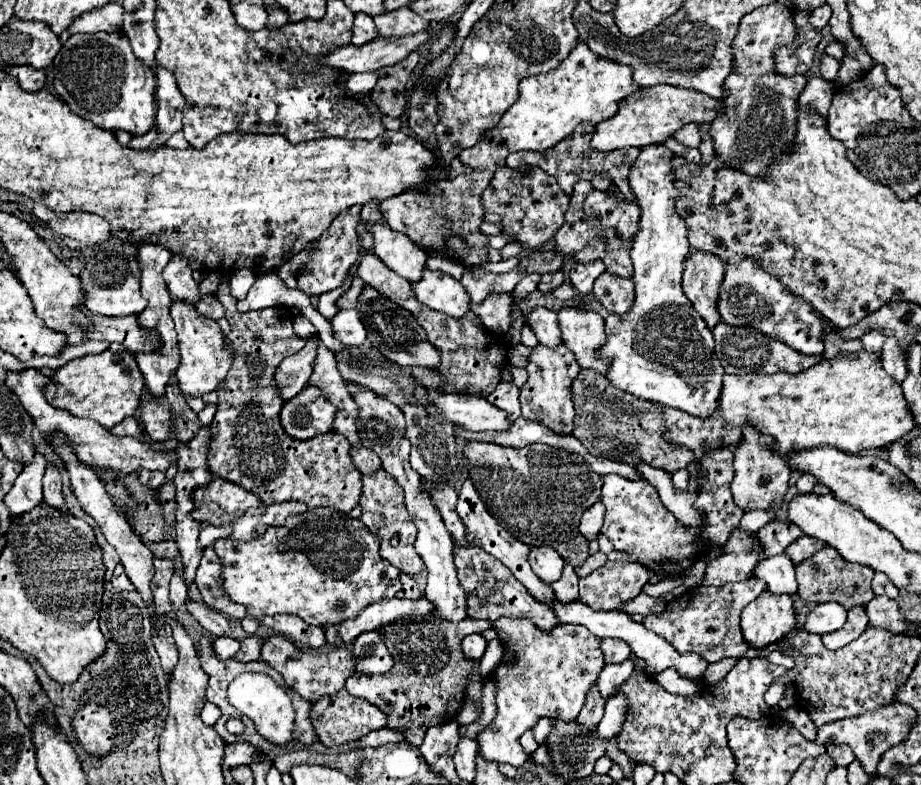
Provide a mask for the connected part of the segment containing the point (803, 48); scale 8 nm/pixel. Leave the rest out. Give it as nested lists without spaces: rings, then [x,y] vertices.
[[[795,10],[793,22],[797,28],[797,36],[793,42],[779,46],[775,56],[775,70],[781,76],[807,74],[813,64],[815,46],[821,40],[821,32],[809,24],[811,10]]]

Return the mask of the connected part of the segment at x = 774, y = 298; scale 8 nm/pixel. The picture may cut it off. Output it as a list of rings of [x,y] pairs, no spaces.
[[[743,260],[741,264],[725,264],[725,280],[723,290],[719,296],[719,314],[725,324],[731,326],[751,326],[761,330],[763,334],[789,344],[793,350],[807,354],[807,356],[821,356],[823,354],[823,332],[825,322],[811,304],[801,300],[799,296],[791,294],[777,278],[769,276],[759,268],[753,260]]]

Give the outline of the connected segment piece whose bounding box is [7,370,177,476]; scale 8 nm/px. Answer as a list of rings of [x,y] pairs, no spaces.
[[[25,370],[21,374],[7,374],[7,386],[19,396],[23,408],[35,420],[35,426],[39,428],[39,432],[45,436],[47,436],[47,432],[65,434],[69,444],[73,446],[75,454],[79,456],[79,460],[89,468],[107,468],[107,470],[113,470],[113,472],[119,472],[125,476],[125,474],[133,474],[139,470],[167,470],[171,464],[177,464],[177,452],[175,450],[163,452],[161,448],[155,448],[149,442],[143,442],[139,438],[115,436],[107,428],[97,424],[95,420],[77,418],[65,410],[53,408],[41,392],[47,386],[47,380],[39,370]]]

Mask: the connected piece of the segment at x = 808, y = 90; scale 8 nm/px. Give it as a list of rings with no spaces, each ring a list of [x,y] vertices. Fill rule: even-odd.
[[[811,76],[807,80],[805,90],[799,96],[799,102],[801,102],[801,108],[809,108],[813,112],[821,112],[823,116],[827,116],[827,110],[831,106],[831,96],[833,96],[833,90],[827,90],[827,82],[823,78]]]

